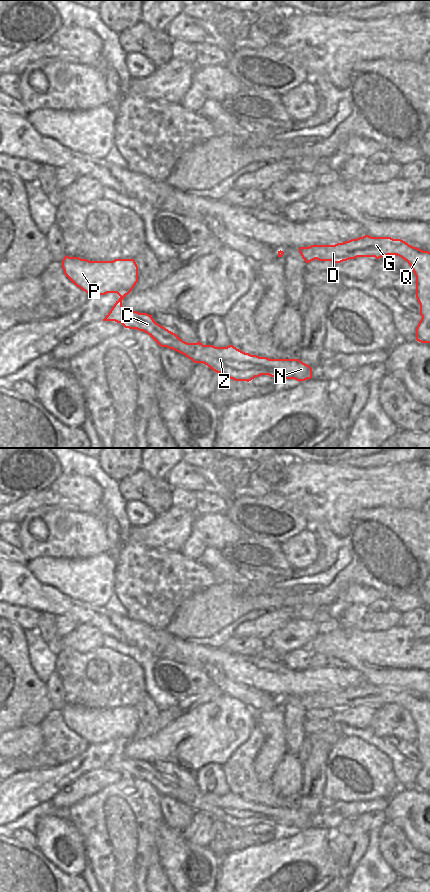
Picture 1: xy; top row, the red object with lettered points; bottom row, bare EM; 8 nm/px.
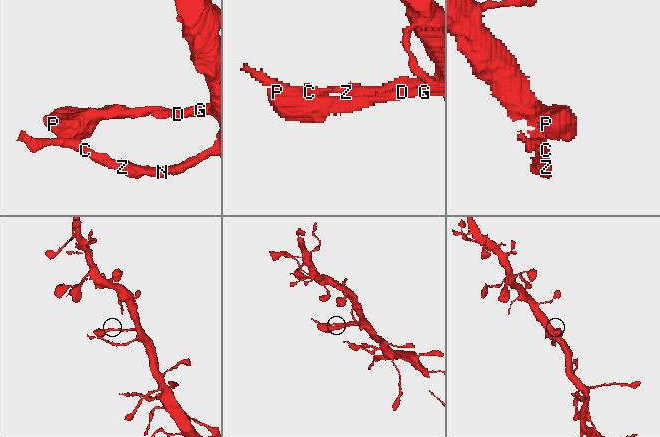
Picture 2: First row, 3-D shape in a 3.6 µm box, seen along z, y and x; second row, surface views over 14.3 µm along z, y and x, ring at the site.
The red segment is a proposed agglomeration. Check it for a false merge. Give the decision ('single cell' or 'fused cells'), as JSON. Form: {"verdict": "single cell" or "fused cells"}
{"verdict": "single cell"}

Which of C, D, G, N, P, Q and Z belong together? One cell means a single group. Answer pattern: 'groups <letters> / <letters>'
groups C D G N P Q Z

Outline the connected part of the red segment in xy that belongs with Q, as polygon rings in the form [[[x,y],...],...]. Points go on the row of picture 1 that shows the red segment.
[[[365,235],[335,245],[311,245],[300,247],[299,252],[306,263],[315,259],[341,263],[357,257],[397,255],[408,262],[416,276],[416,298],[422,316],[416,328],[416,340],[430,343],[430,252],[413,247],[401,239],[371,237]]]

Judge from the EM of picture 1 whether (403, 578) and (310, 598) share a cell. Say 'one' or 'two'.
one

